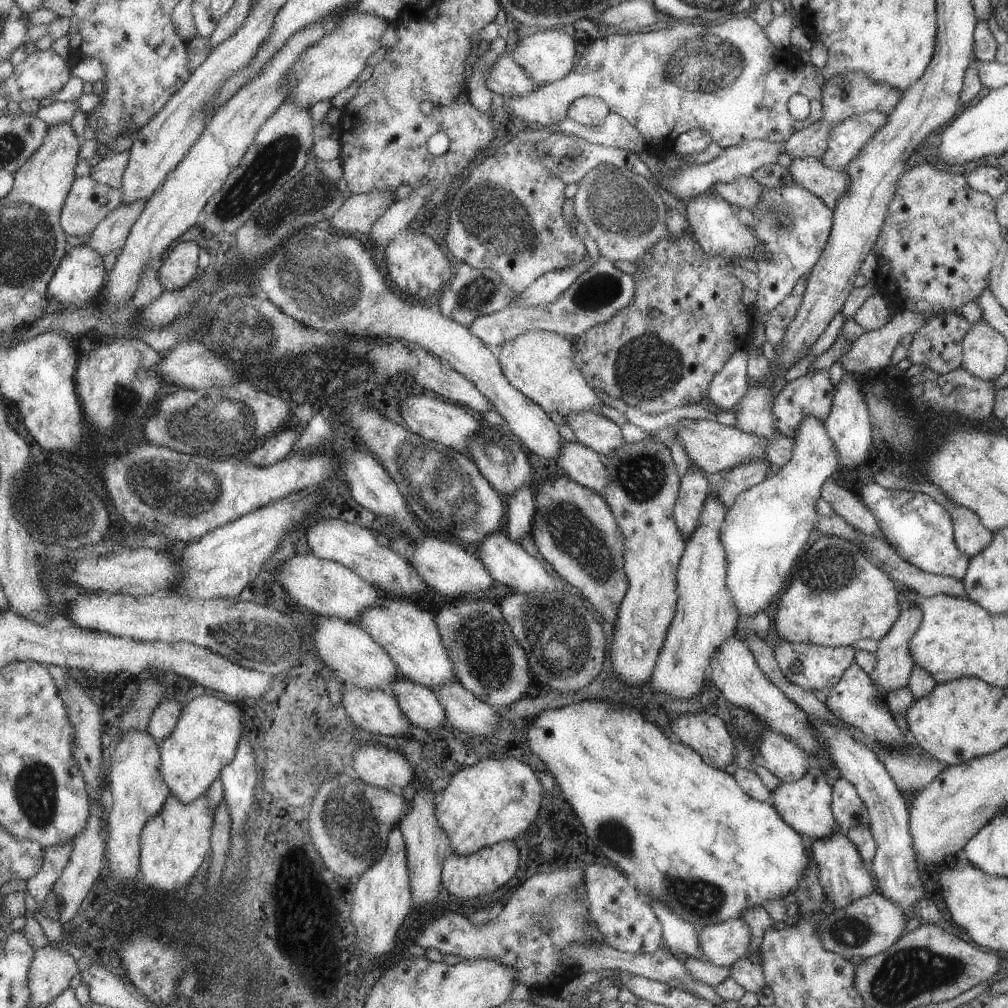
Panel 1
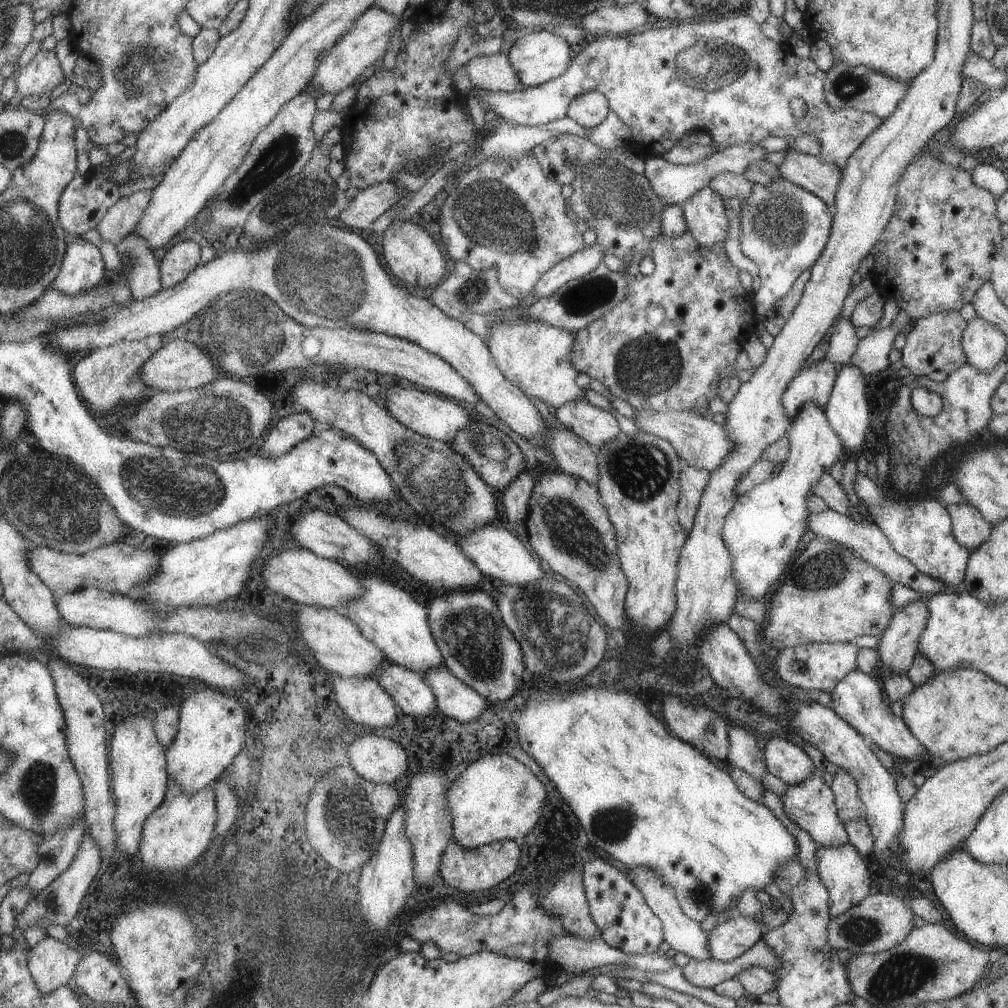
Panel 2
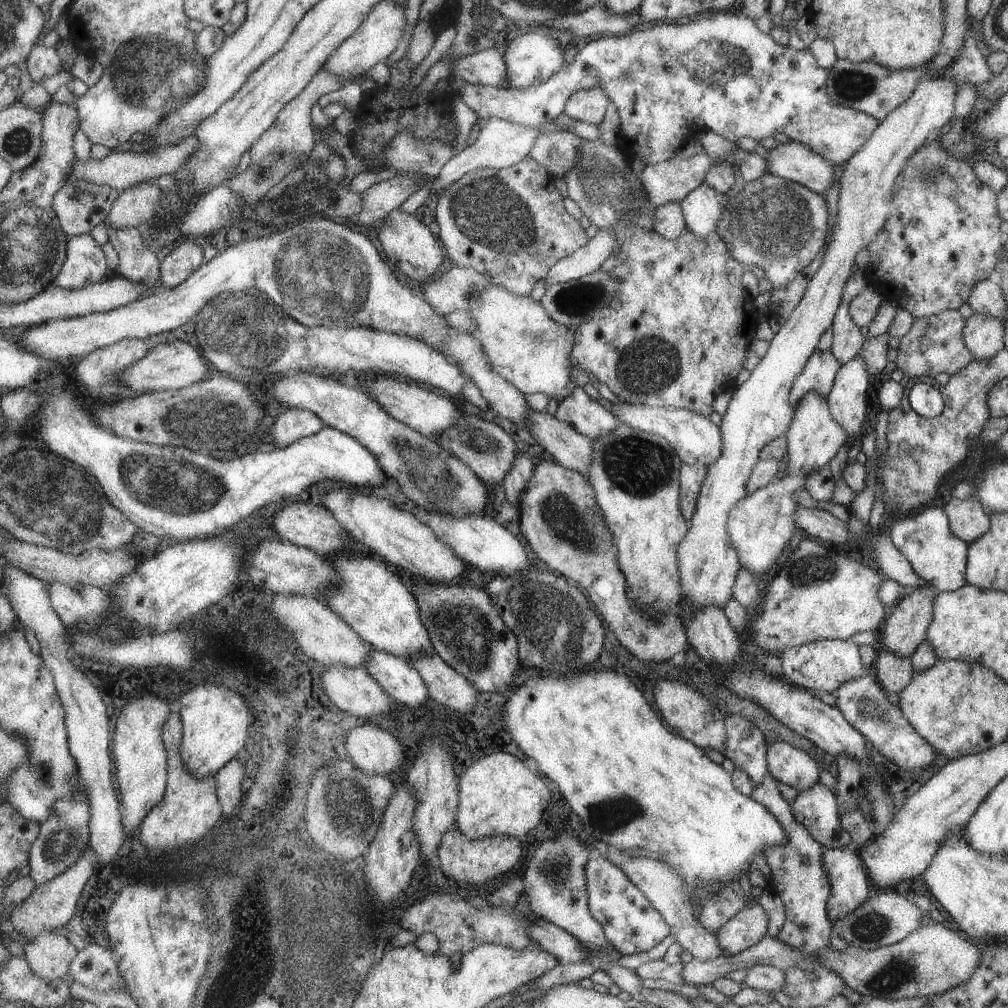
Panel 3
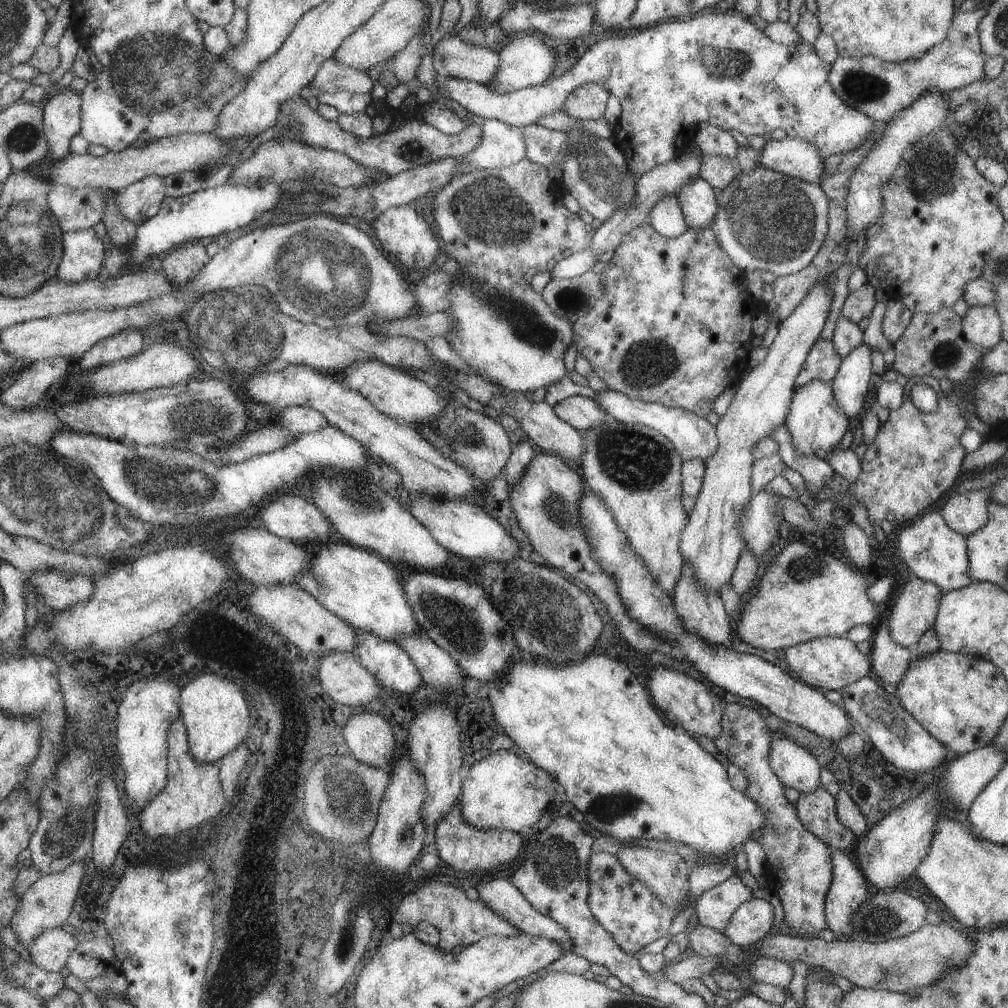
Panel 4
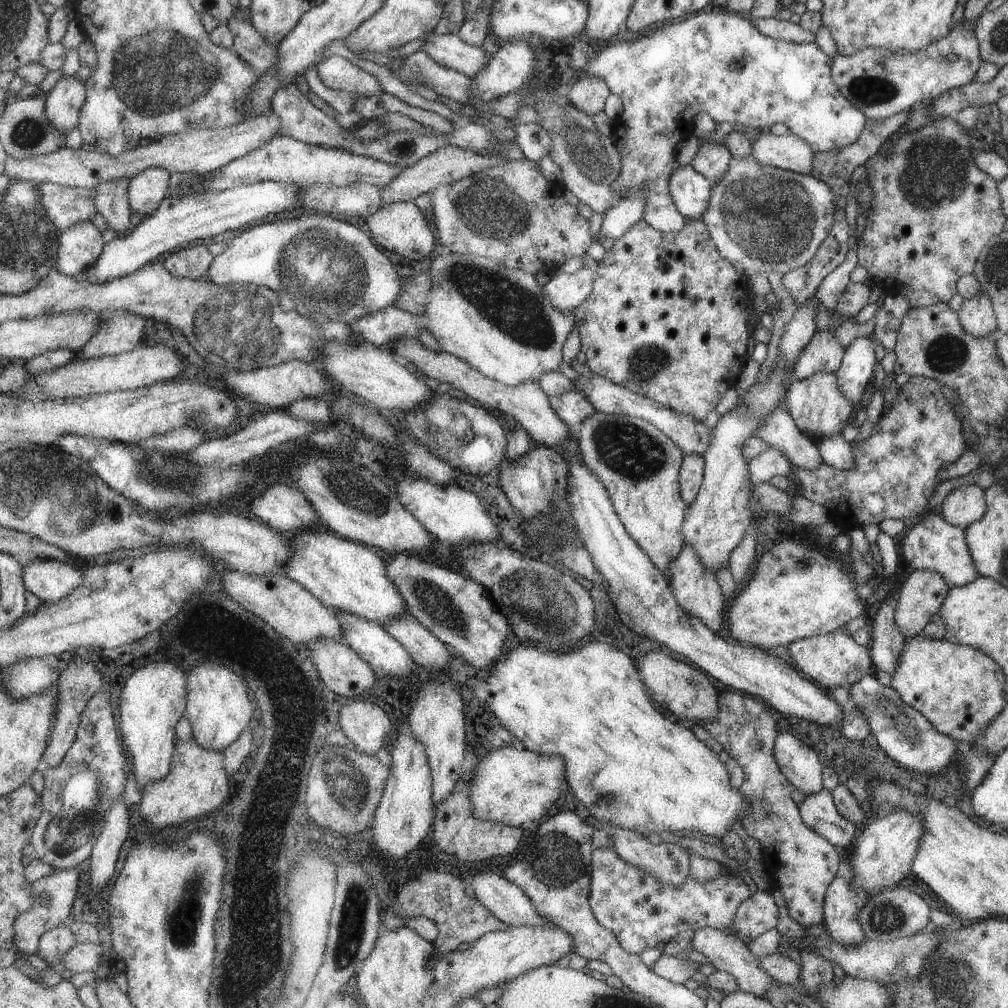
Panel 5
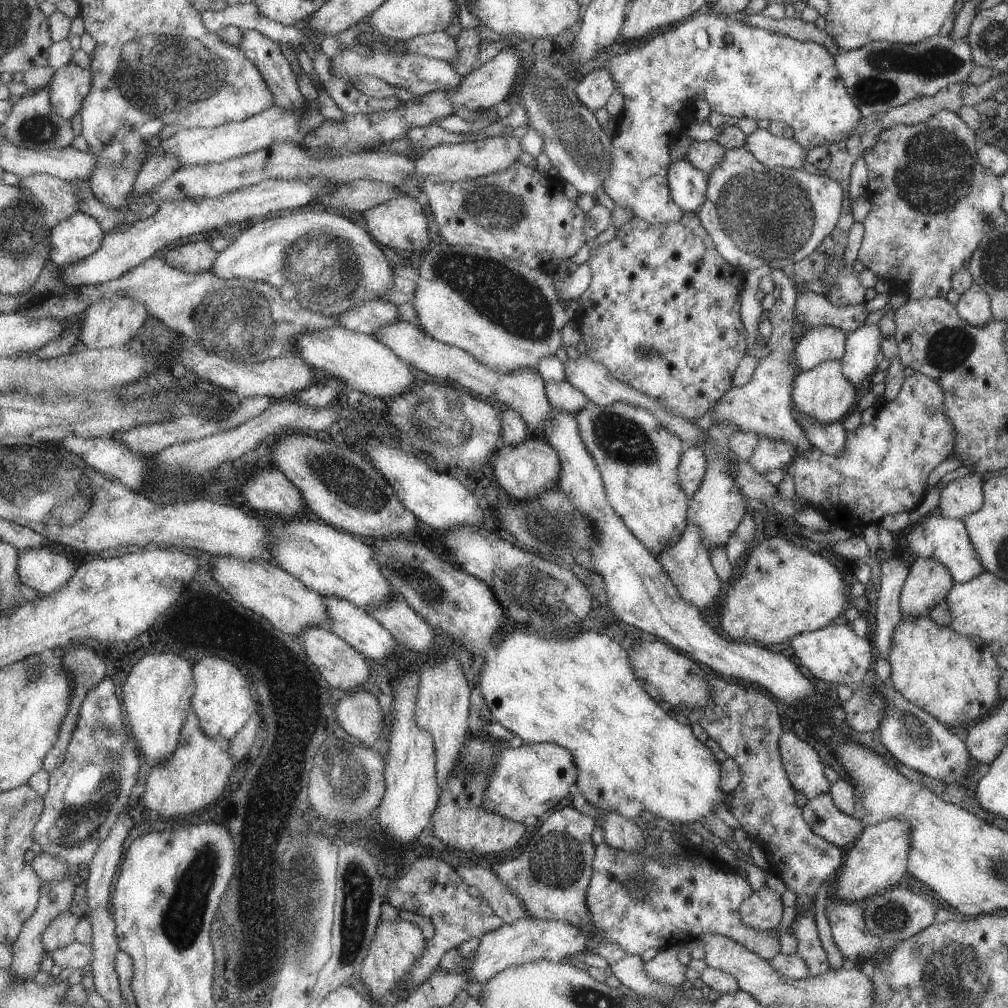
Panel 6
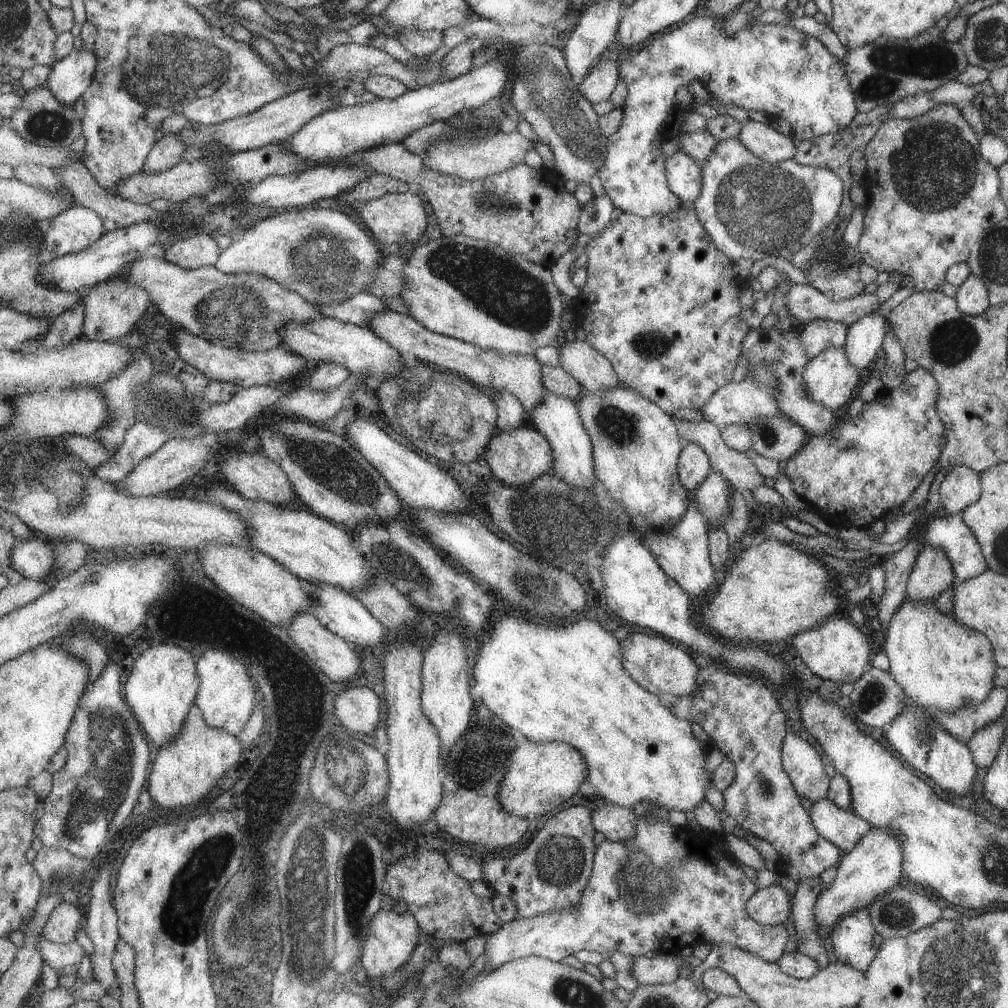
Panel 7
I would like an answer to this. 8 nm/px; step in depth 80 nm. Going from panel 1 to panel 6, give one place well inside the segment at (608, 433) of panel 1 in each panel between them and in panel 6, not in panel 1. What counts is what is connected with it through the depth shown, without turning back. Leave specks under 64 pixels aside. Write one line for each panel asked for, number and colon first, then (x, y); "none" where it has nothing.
2: (596, 426)
3: (588, 417)
4: (580, 412)
5: (572, 407)
6: (562, 395)

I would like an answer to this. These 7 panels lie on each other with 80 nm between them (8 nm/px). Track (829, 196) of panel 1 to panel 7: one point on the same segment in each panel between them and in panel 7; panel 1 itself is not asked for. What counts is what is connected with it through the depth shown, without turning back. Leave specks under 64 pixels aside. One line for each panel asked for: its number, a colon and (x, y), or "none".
2: (821, 178)
3: (795, 162)
4: (793, 157)
5: (790, 153)
6: (772, 151)
7: (764, 142)

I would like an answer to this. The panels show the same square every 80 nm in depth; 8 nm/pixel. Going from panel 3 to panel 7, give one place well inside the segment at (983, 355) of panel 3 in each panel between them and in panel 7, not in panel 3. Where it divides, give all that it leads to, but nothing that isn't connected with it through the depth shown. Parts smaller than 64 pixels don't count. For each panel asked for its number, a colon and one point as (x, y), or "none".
4: (981, 326)
5: (976, 314)
6: (973, 305)
7: (972, 298)

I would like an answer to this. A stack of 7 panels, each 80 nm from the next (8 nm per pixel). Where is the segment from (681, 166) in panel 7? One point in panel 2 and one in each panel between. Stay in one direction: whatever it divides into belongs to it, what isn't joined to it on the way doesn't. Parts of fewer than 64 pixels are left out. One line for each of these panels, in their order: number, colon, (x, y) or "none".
2: (704, 214)
3: (701, 208)
4: (697, 198)
5: (690, 191)
6: (687, 185)

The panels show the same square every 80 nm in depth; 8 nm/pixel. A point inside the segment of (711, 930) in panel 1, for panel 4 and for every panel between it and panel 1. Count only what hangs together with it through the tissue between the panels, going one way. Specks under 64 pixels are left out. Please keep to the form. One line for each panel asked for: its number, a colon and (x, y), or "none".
2: (729, 939)
3: (745, 928)
4: (751, 920)

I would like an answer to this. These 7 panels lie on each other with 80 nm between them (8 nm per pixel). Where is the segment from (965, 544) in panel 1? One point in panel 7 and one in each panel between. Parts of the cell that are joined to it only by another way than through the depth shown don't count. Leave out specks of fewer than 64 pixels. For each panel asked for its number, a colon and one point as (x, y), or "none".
2: (970, 529)
3: (967, 519)
4: (965, 513)
5: (963, 505)
6: (962, 496)
7: (960, 488)

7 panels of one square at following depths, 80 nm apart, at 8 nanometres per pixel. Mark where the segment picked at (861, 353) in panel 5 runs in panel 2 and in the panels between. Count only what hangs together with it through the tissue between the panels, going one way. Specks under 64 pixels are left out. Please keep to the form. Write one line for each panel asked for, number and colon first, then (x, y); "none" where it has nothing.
2: (846, 410)
3: (846, 398)
4: (849, 385)

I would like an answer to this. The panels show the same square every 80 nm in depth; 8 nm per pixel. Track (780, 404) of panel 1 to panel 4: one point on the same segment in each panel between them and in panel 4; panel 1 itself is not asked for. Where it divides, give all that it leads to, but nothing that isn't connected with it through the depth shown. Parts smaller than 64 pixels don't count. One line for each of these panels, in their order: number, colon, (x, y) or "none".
2: (813, 383)
3: (818, 374)
4: (822, 363)

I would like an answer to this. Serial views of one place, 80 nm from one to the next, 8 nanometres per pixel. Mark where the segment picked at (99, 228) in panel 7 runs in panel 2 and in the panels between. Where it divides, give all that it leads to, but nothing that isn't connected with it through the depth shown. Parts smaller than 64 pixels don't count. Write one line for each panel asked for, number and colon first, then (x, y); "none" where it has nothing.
2: (84, 268)
3: (86, 263)
4: (84, 254)
5: (80, 245)
6: (79, 235)

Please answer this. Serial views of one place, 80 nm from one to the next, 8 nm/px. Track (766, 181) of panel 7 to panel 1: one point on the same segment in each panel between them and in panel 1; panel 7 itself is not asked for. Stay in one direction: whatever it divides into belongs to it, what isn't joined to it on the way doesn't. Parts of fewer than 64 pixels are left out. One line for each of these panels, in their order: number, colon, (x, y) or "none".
1: (792, 225)
2: (783, 228)
3: (777, 225)
4: (765, 220)
5: (761, 219)
6: (755, 215)

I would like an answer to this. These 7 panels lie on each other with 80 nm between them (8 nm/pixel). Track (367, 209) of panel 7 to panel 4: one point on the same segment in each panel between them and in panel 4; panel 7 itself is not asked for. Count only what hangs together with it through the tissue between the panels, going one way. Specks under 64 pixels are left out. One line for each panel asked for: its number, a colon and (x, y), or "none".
4: (401, 231)
5: (400, 227)
6: (398, 223)

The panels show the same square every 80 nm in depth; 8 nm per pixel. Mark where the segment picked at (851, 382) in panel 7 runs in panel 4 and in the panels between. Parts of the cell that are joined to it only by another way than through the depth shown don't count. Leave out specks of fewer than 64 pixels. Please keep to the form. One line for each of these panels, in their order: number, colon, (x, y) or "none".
4: (815, 423)
5: (817, 405)
6: (822, 392)

